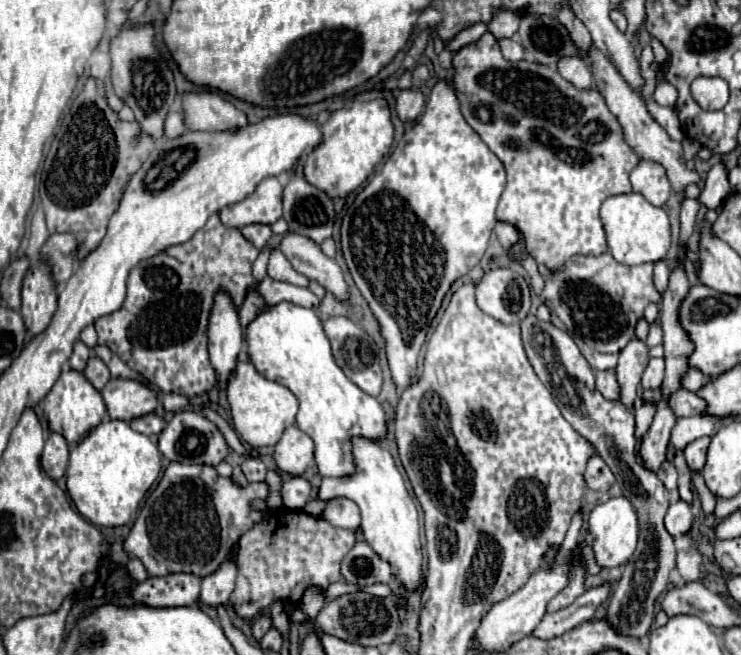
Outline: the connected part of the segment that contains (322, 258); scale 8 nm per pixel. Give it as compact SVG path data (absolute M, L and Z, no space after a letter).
M286 232L278 248L294 266L296 272L304 274L308 280L316 280L338 300L348 298L348 286L344 282L340 266L332 258L328 258L316 242L300 234Z

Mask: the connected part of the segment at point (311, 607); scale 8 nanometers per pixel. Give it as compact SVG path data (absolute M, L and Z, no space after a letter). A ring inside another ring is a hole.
M318 588L306 590L306 594L300 602L300 610L304 614L308 614L310 618L316 618L316 614L322 610L322 606L324 606L324 592L318 590Z

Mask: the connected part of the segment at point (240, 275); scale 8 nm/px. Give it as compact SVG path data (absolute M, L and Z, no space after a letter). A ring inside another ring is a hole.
M212 214L206 226L200 228L194 236L208 236L208 250L204 250L200 258L180 262L174 256L160 252L152 258L146 258L144 262L138 262L136 268L130 270L128 286L126 286L126 300L122 302L120 310L116 310L116 314L106 314L104 318L98 318L94 322L96 332L98 332L98 344L108 346L114 354L120 356L120 360L124 360L132 370L140 372L144 378L156 384L162 392L182 394L188 398L208 392L216 384L216 370L212 368L210 358L208 358L208 334L206 334L214 294L222 286L232 296L234 304L240 306L244 300L246 288L254 284L254 276L250 274L252 272L250 268L256 256L260 254L252 246L252 242L248 242L242 236L238 228L224 226L218 214Z

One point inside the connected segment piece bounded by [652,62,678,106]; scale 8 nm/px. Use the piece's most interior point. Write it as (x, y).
(665, 93)

